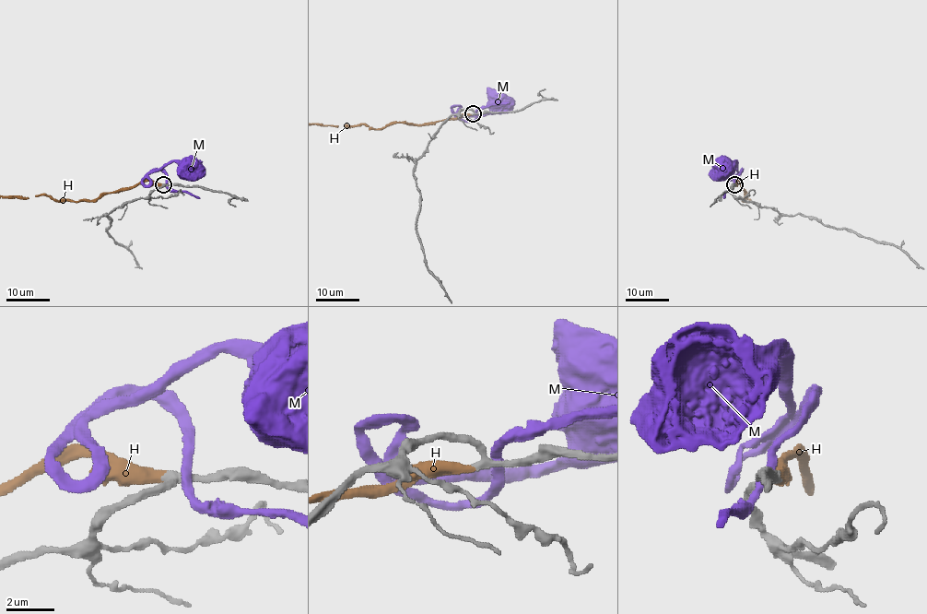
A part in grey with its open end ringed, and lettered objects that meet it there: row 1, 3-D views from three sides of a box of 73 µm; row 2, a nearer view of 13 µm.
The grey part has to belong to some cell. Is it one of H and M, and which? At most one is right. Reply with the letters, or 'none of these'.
H

